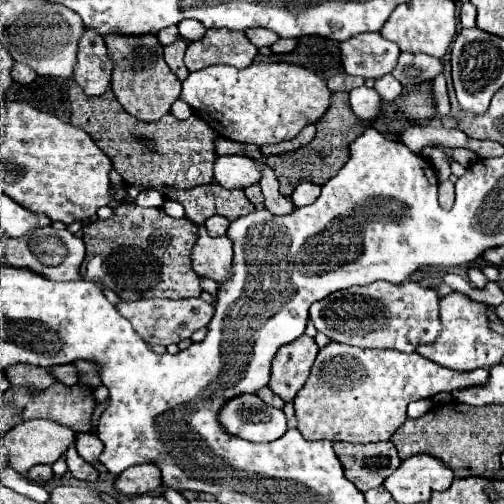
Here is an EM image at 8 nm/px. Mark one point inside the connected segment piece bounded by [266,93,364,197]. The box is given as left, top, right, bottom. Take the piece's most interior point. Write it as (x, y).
(320, 160)

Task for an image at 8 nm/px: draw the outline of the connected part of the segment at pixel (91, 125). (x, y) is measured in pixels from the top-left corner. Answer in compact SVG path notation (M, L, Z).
M74 81L68 85L72 117L70 123L84 129L92 141L112 159L114 169L122 175L124 183L144 189L156 189L164 195L166 187L192 189L214 181L214 141L218 135L208 123L192 115L186 121L178 121L174 115L164 115L160 121L146 123L128 115L112 91L100 97L88 97Z

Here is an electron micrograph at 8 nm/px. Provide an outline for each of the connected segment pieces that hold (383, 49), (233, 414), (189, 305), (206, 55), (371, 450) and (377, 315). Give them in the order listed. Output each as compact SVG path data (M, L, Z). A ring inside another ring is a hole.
M358 33L340 43L342 67L348 75L380 79L396 67L400 49L380 33Z
M240 395L220 411L222 427L246 441L270 443L280 439L286 431L286 415L282 409L266 405L256 395Z
M140 299L140 301L120 301L116 305L118 313L126 317L136 333L148 345L170 345L190 339L190 335L202 327L208 327L210 319L214 317L214 305L206 303L204 299Z
M208 29L204 39L194 41L186 49L188 71L200 71L212 65L232 65L244 69L252 65L258 47L250 43L244 31Z
M390 441L374 445L334 443L334 453L338 455L346 477L360 491L380 487L384 479L390 477L402 463L396 453L396 447Z
M376 281L366 287L336 291L328 295L328 299L316 301L310 307L310 319L320 333L336 343L414 353L418 345L434 343L442 331L438 301L438 291L414 281L406 281L400 285Z

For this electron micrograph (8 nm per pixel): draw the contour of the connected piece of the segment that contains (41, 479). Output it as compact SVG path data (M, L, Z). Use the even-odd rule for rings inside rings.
M38 465L38 467L32 467L30 471L28 471L28 479L30 481L34 481L34 483L46 483L46 481L50 481L50 477L52 477L54 473L52 473L52 467L50 465Z

